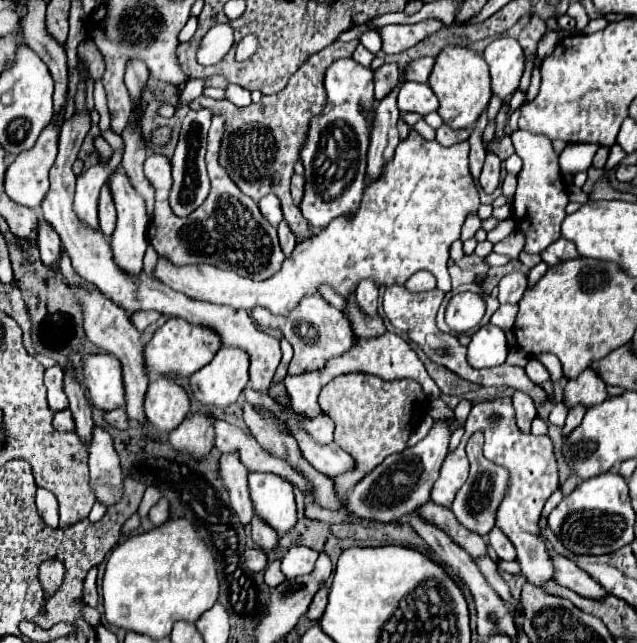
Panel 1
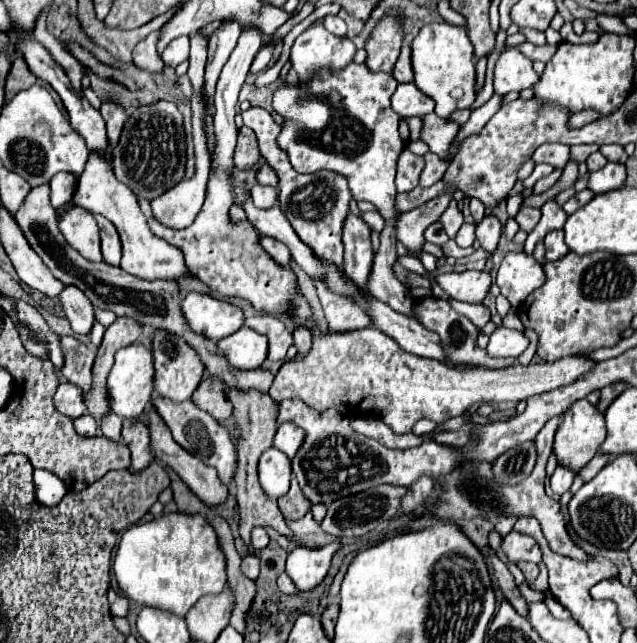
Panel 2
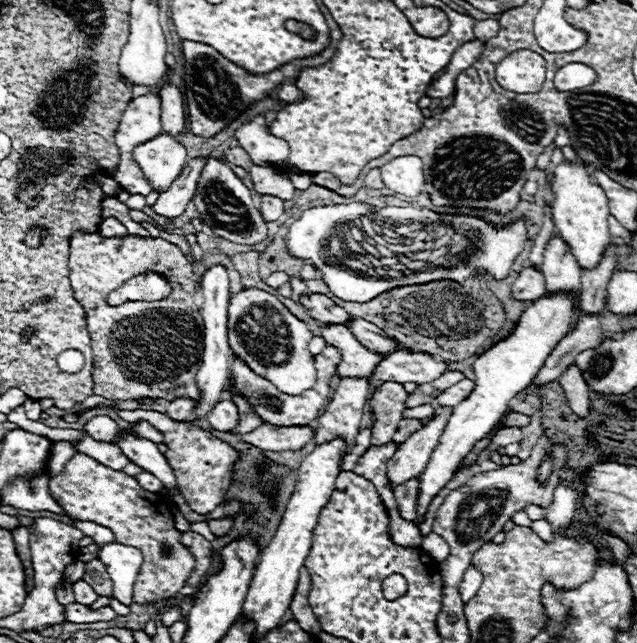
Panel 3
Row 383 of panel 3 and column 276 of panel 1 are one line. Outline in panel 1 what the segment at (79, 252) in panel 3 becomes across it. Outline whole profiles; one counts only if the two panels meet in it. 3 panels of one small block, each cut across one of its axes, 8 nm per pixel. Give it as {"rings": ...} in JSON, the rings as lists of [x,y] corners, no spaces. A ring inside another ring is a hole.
{"rings":[[[360,40],[352,42],[334,42],[332,46],[312,54],[296,74],[288,80],[288,86],[272,96],[262,96],[258,104],[250,104],[246,108],[238,108],[228,100],[214,100],[206,96],[198,96],[190,102],[192,110],[208,108],[214,116],[222,116],[226,122],[220,156],[220,166],[228,172],[234,184],[252,200],[260,200],[266,194],[276,194],[284,204],[284,220],[290,224],[296,234],[296,242],[300,238],[312,236],[308,230],[306,218],[300,214],[300,208],[292,202],[290,196],[290,180],[294,176],[294,164],[300,160],[300,150],[308,138],[310,120],[320,116],[326,106],[326,90],[324,90],[324,74],[328,66],[340,58],[350,58]]]}

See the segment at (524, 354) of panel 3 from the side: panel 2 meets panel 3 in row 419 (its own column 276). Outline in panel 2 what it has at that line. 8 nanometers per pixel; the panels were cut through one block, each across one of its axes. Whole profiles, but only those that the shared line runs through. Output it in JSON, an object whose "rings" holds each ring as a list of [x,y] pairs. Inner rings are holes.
{"rings":[[[268,448],[260,456],[258,476],[260,476],[260,486],[264,488],[268,498],[272,498],[272,500],[282,498],[288,492],[290,478],[292,478],[292,468],[290,468],[288,456],[280,454],[280,450],[276,450],[276,448]]]}

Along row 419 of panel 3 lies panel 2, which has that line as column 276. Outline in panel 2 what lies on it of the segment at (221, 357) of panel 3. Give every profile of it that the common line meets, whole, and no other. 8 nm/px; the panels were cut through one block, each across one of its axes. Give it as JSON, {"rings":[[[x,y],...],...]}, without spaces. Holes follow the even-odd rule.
{"rings":[[[256,184],[252,188],[252,202],[256,208],[272,208],[276,202],[278,202],[278,194],[274,188],[270,186],[262,186],[262,184]]]}

